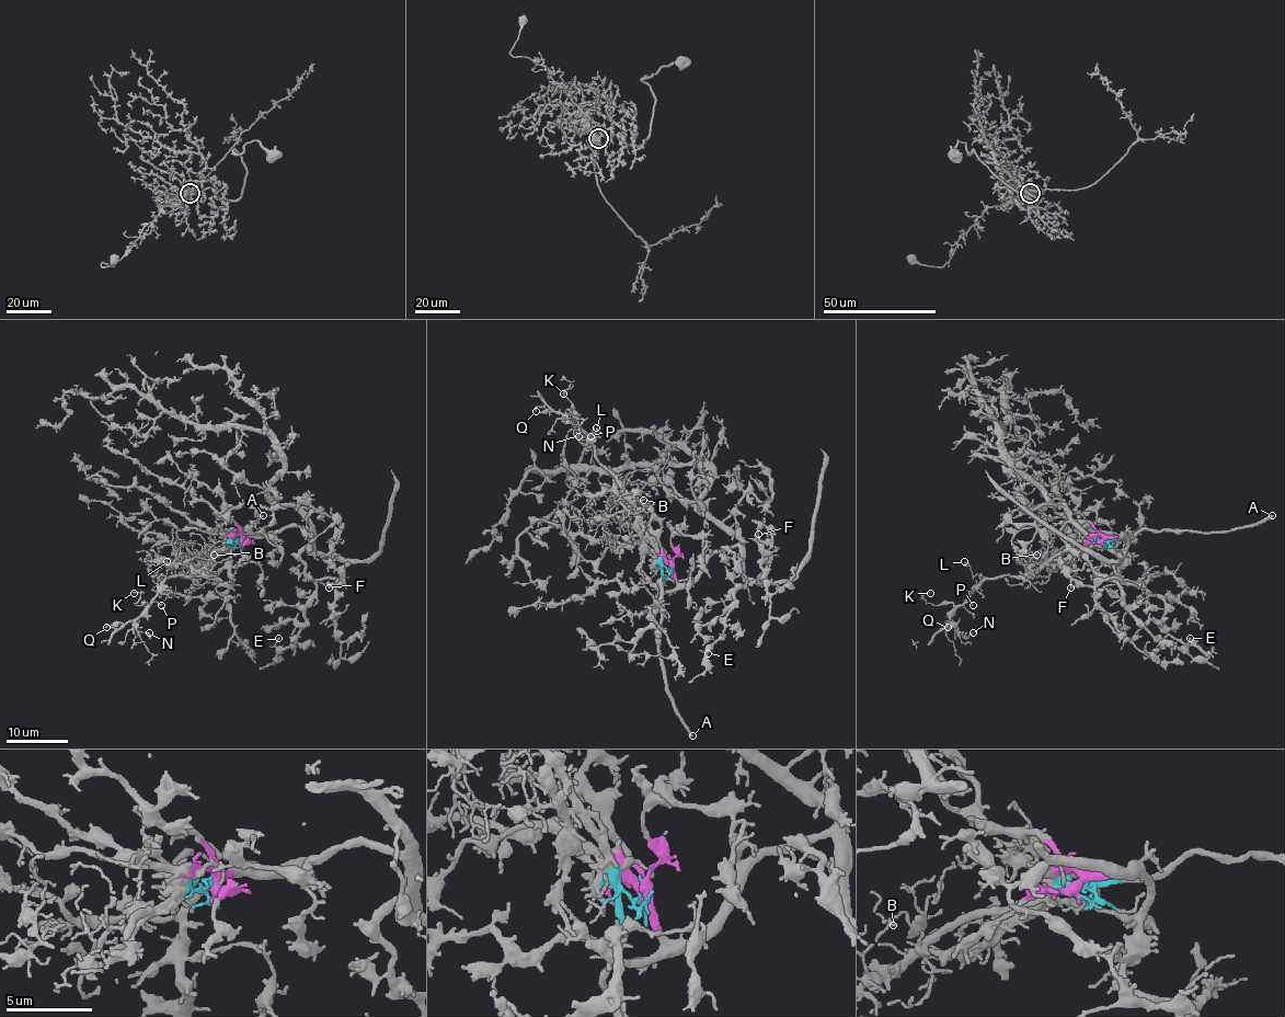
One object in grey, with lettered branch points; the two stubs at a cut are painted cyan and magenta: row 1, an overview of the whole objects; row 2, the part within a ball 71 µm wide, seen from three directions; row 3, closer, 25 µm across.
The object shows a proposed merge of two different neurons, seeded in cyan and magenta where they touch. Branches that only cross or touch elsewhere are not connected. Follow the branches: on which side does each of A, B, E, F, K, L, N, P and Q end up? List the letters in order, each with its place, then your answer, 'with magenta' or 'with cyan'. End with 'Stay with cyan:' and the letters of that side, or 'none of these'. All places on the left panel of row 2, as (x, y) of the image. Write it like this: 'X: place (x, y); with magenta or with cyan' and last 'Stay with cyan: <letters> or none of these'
A: place (263, 515); with cyan
B: place (214, 555); with cyan
E: place (278, 638); with magenta
F: place (329, 587); with magenta
K: place (134, 593); with cyan
L: place (167, 561); with cyan
N: place (149, 632); with cyan
P: place (161, 605); with cyan
Q: place (106, 627); with cyan
Stay with cyan: A, B, K, L, N, P, Q

